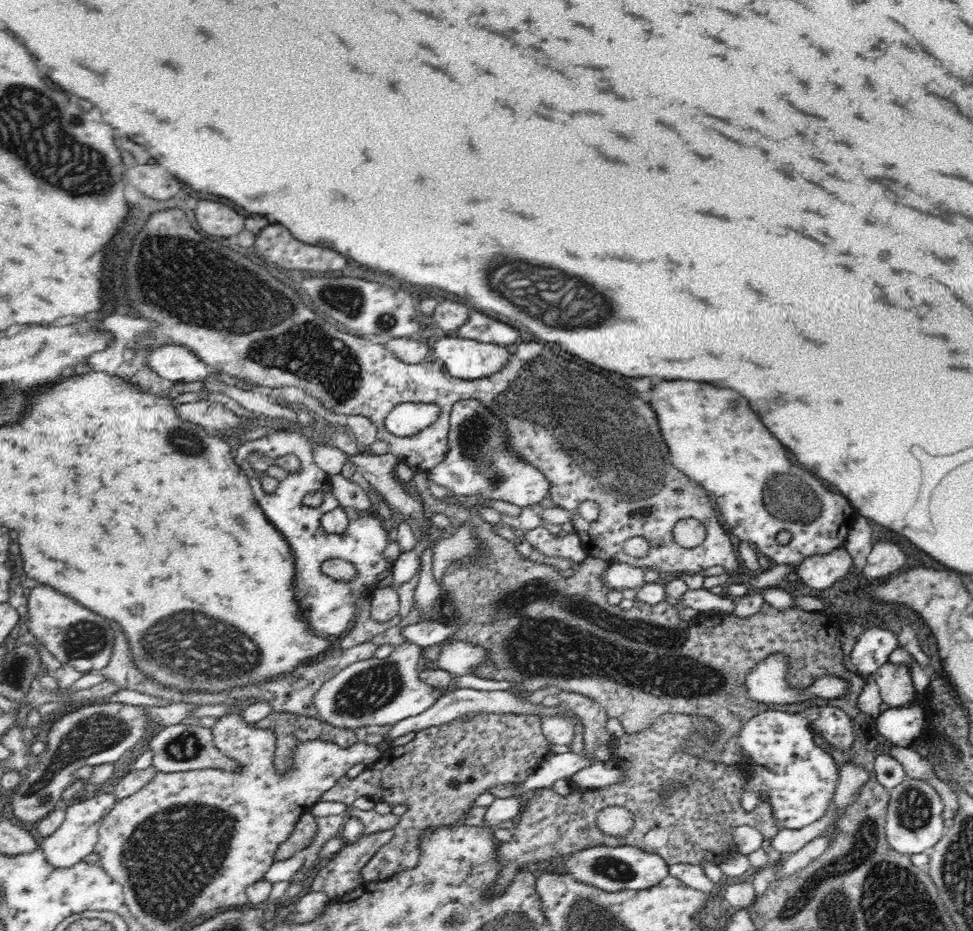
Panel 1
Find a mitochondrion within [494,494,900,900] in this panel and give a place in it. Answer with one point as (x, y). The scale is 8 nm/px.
(606, 867)

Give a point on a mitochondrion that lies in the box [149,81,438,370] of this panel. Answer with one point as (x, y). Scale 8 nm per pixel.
(346, 301)

